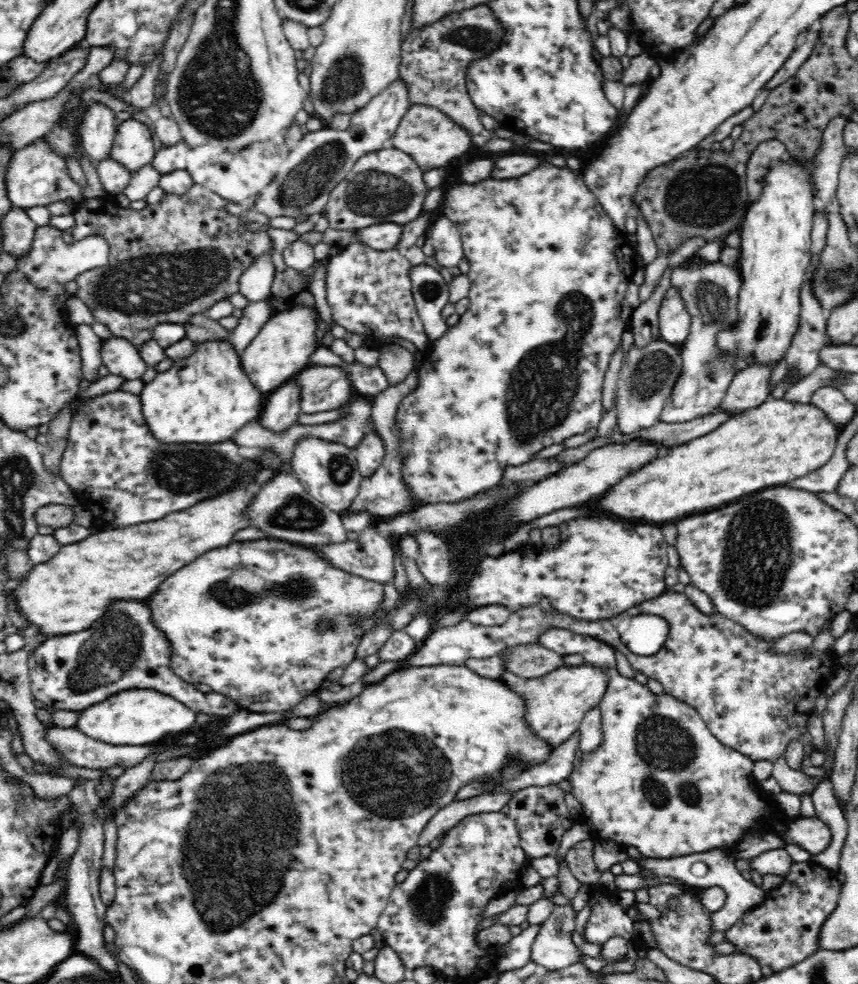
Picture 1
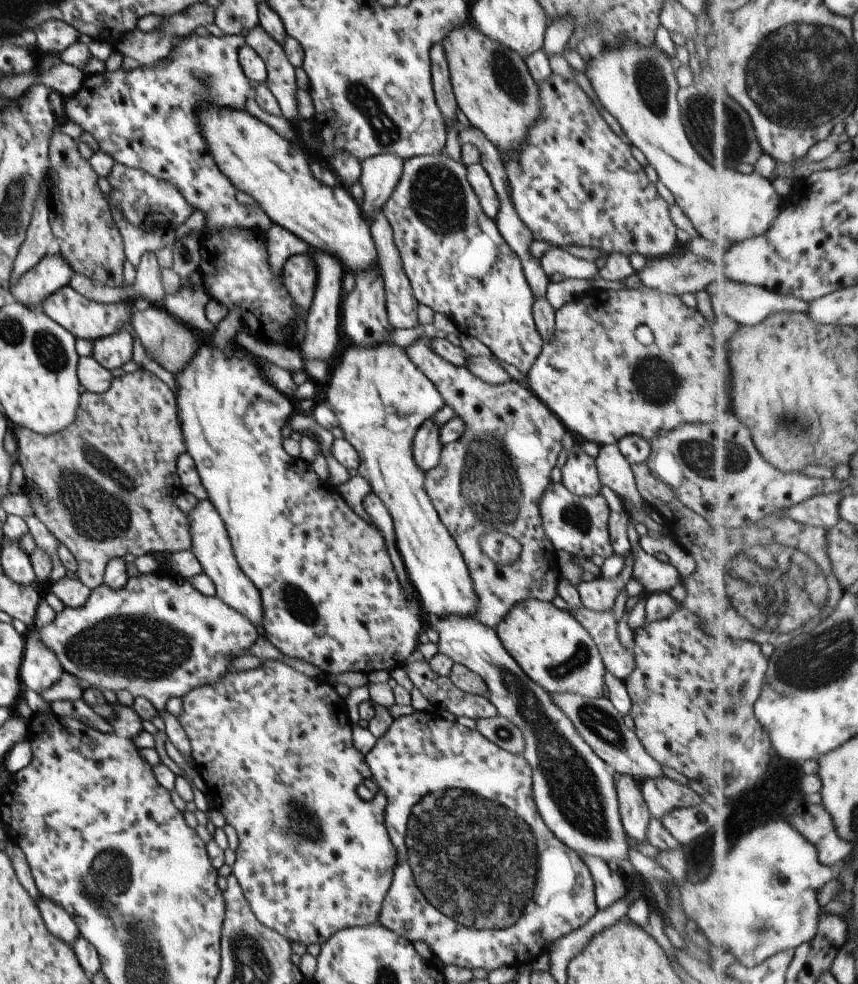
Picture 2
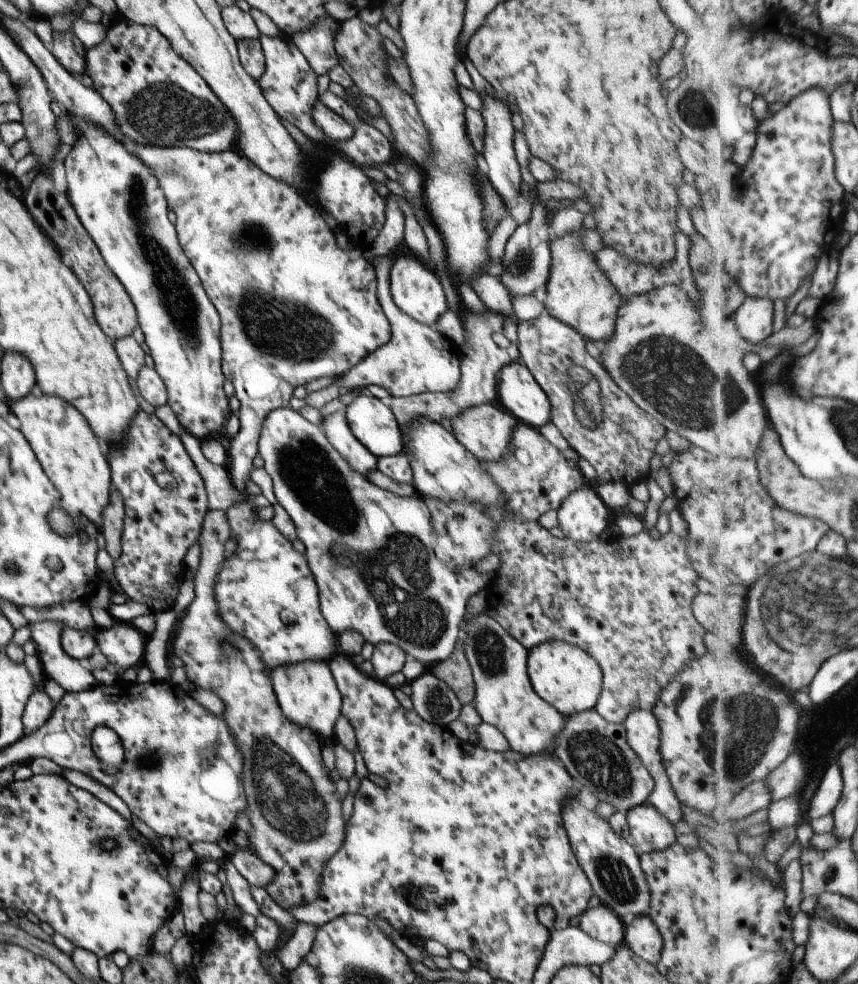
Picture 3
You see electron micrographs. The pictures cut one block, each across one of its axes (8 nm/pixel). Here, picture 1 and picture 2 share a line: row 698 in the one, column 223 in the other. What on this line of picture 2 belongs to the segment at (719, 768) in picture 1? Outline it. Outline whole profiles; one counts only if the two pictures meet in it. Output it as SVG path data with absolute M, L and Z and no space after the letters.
M151 572L139 573L135 577L129 577L126 583L117 590L109 588L105 583L101 583L94 589L90 589L89 596L83 606L79 608L63 607L53 617L53 620L46 625L40 626L36 630L38 632L40 643L43 643L50 651L55 653L56 659L60 662L60 666L66 673L76 676L79 680L85 680L91 687L107 688L107 690L125 689L131 693L131 696L146 698L158 713L166 712L165 703L170 698L181 698L186 692L197 688L201 685L213 685L220 680L225 673L231 672L231 658L247 654L247 650L251 648L253 642L258 637L255 627L239 612L229 608L219 597L208 597L202 595L189 579L181 576L174 576L171 572L164 573Z

